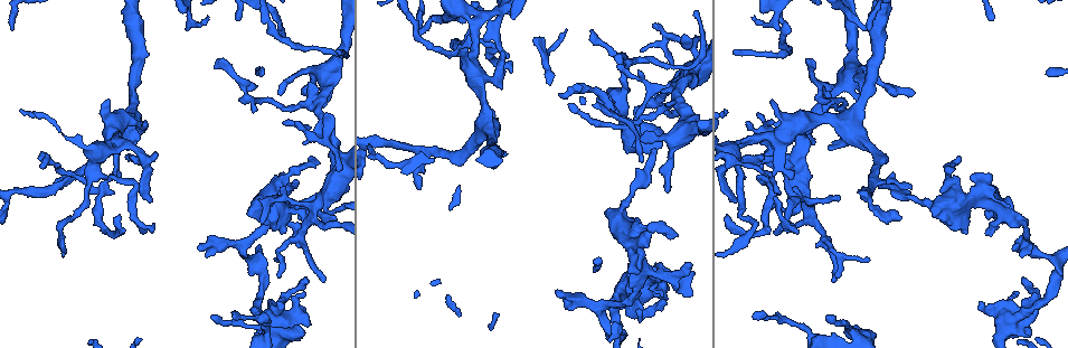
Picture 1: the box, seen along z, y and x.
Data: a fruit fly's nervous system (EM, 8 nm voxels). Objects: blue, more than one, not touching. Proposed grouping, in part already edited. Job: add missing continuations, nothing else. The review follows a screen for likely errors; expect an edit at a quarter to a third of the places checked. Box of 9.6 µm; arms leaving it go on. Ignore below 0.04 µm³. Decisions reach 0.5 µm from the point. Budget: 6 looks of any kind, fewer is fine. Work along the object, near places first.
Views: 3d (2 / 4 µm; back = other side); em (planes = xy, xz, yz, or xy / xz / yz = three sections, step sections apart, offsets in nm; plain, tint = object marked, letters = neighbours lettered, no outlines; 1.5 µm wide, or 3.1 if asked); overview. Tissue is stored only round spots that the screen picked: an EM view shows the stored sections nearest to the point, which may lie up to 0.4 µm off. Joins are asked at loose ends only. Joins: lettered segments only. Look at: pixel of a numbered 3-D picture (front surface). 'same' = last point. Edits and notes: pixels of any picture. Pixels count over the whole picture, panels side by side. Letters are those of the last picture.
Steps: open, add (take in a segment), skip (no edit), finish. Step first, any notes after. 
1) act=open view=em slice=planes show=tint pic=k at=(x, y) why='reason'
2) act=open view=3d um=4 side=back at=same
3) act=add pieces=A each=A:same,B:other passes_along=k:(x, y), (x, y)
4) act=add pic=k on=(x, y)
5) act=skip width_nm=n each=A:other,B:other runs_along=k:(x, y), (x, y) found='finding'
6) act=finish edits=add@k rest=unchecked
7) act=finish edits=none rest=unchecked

act=open view=em slice=planes show=tint pic=1 at=(814, 69) why='branch stops here'

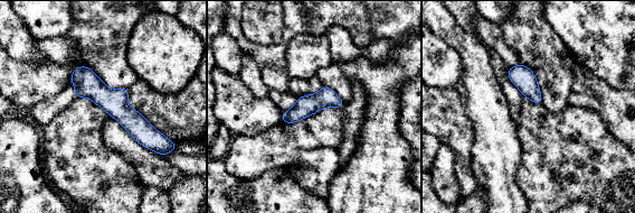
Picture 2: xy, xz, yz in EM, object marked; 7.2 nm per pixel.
act=open view=em slice=planes show=letters at=same why='what lies round it'

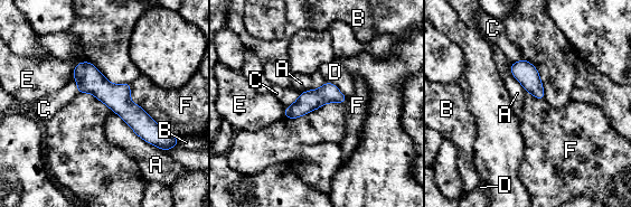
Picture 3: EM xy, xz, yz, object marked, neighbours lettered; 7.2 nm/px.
act=skip each=A:other,B:other,C:other,D:other,E:other,F:other runs_along=3:(77, 68), (159, 137) found='no lettered segment goes on from it'

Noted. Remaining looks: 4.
act=open view=em slice=yz step=4 show=letters pic=1 at=(295, 121) why='branch stops here'

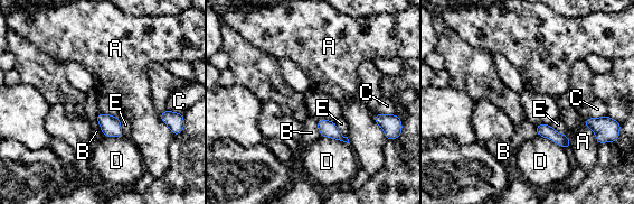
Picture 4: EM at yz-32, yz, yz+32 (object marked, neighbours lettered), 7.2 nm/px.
act=open view=em slice=planes show=letters at=same

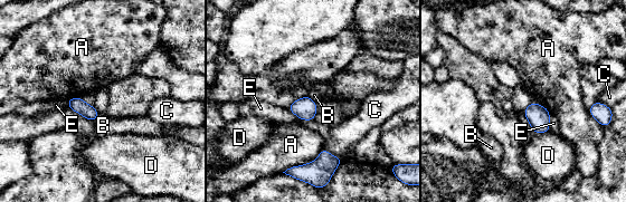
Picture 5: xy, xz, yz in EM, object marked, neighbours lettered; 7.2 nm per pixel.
act=skip width_nm=90 each=A:other,B:other,C:other,D:other,E:other border=5:(322, 146), (312, 161), (282, 172) found='no lettered segment goes on from it'

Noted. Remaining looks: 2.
act=open view=3d um=4 pic=1 at=(754, 314) why='long arm stops here'

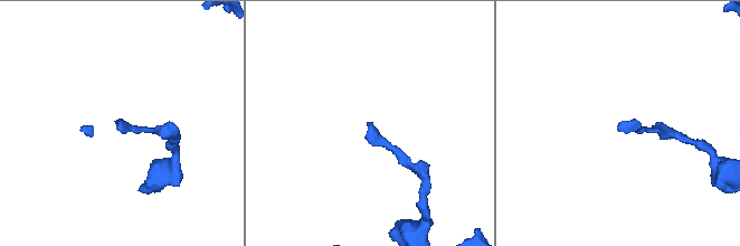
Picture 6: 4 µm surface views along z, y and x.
act=open view=em slice=planes show=letters pic=6 at=(367, 122) why='now the EM'

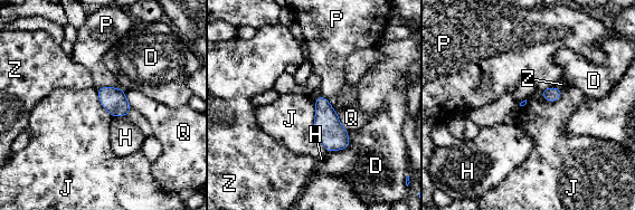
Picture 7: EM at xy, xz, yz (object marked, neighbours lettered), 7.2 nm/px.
act=skip each=D:other,H:other,J:other,P:other,Q:other,Z:other border=7:(314, 103), (313, 133), (327, 151) found='no lettered segment goes on from it'

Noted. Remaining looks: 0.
act=finish edits=none rest=unchecked

